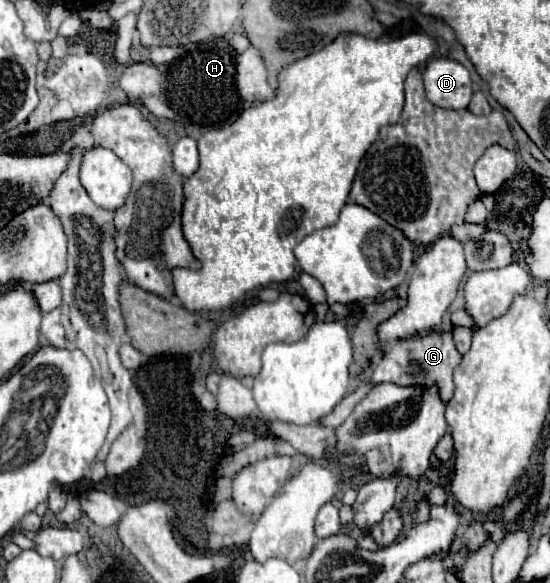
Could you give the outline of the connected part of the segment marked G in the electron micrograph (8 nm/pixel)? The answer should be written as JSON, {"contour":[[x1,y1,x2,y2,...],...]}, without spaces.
{"contour":[[431,330,413,338,401,338,391,342,387,350,383,350,383,358,379,358,379,362,373,362,363,376,373,376,373,378,367,378,367,382,371,384,393,382,397,386,423,386,423,388,437,386,441,400,447,404,453,394,451,374,459,362,461,362,461,354,453,346,451,332]]}

